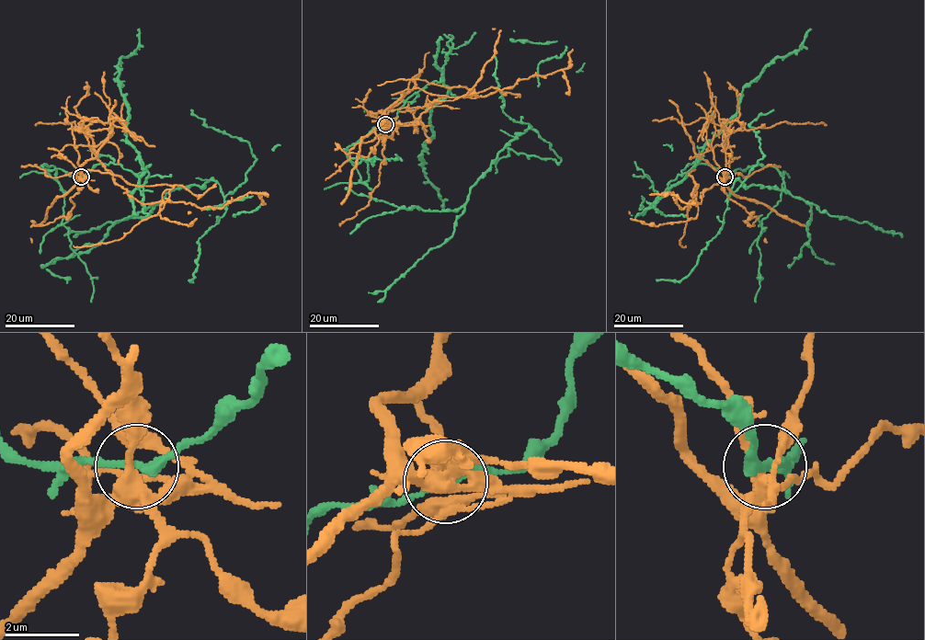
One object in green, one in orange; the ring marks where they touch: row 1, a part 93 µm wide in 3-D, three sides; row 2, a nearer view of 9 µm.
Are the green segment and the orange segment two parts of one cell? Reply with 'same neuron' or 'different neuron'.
different neuron

